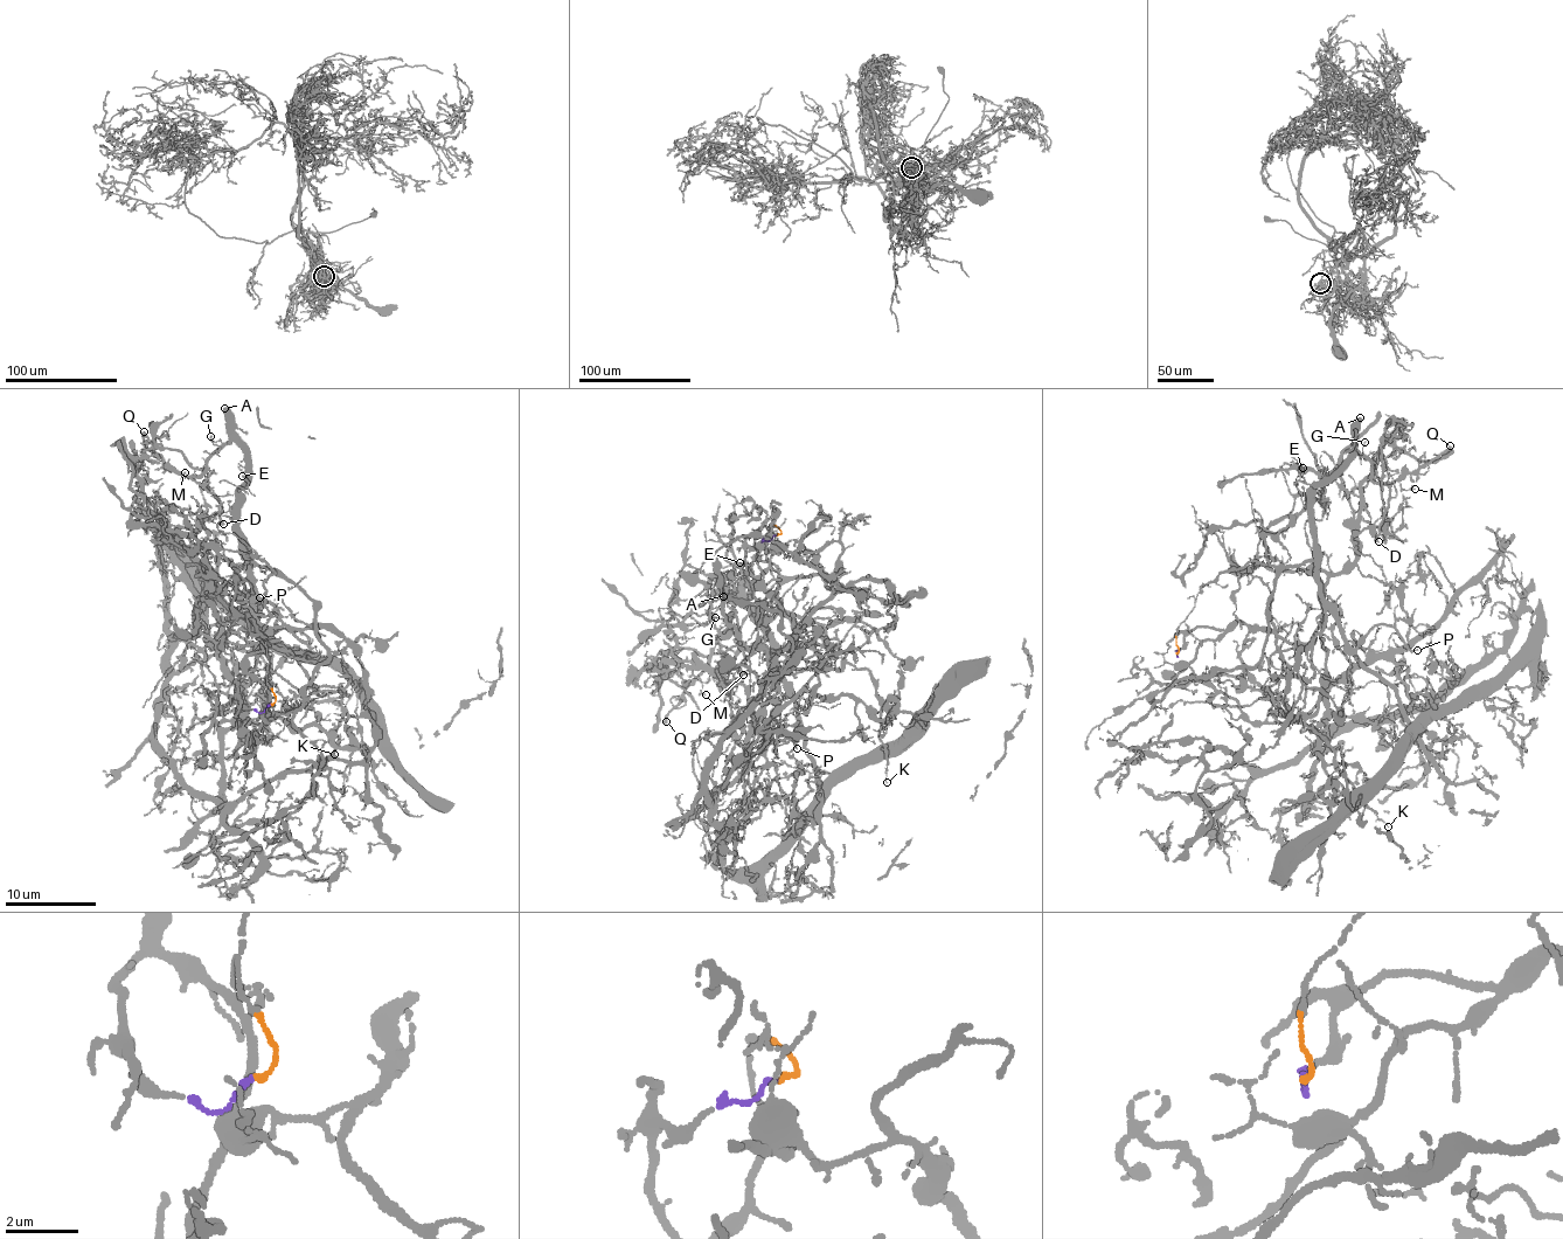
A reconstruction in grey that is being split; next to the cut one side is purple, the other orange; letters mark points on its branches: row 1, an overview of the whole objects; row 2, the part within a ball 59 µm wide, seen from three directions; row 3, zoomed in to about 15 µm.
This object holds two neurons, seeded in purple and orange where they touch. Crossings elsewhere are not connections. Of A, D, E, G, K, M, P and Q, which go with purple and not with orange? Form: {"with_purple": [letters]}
{"with_purple": []}

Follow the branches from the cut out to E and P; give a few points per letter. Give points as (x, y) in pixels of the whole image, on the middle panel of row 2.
E: (777, 535), (777, 525), (761, 526), (769, 532), (769, 559), (779, 586), (759, 615), (747, 599), (741, 562)
P: (777, 535), (773, 524), (761, 526), (779, 586), (763, 622), (787, 690), (776, 712), (779, 725), (797, 749)

